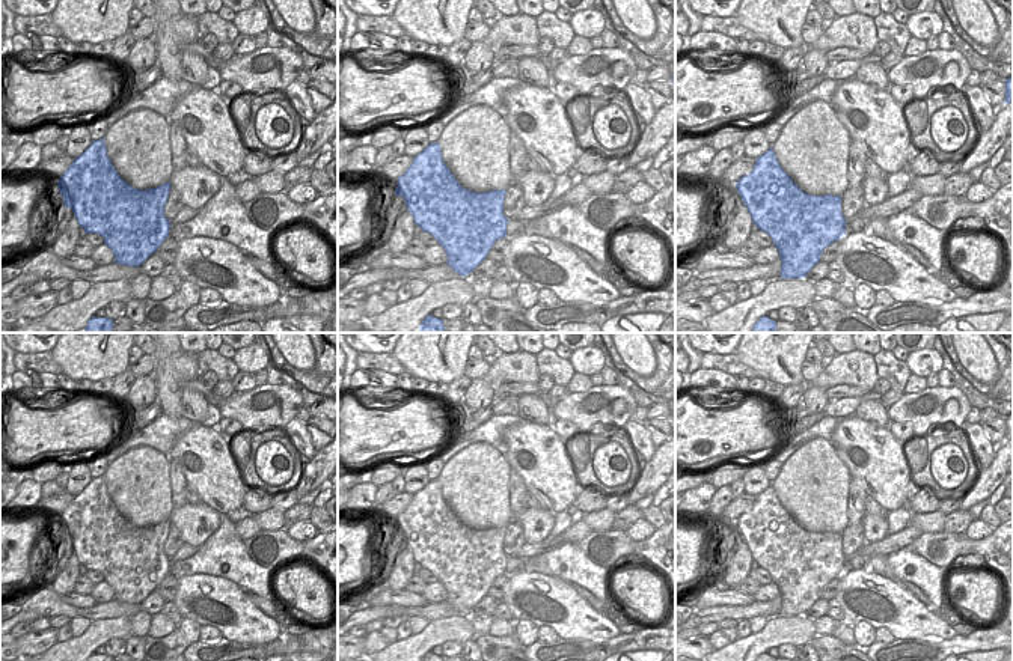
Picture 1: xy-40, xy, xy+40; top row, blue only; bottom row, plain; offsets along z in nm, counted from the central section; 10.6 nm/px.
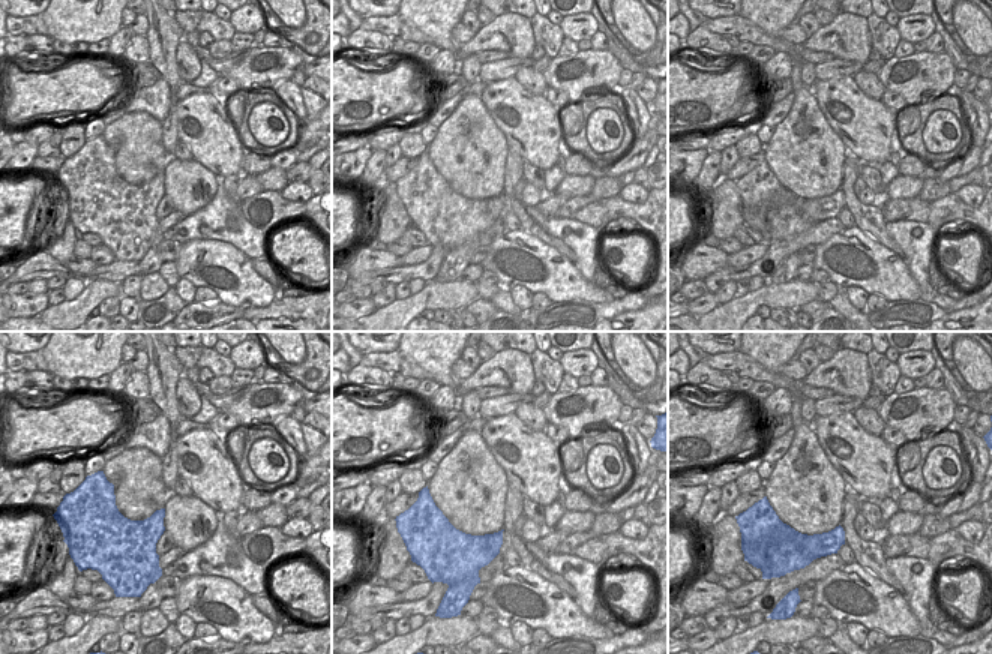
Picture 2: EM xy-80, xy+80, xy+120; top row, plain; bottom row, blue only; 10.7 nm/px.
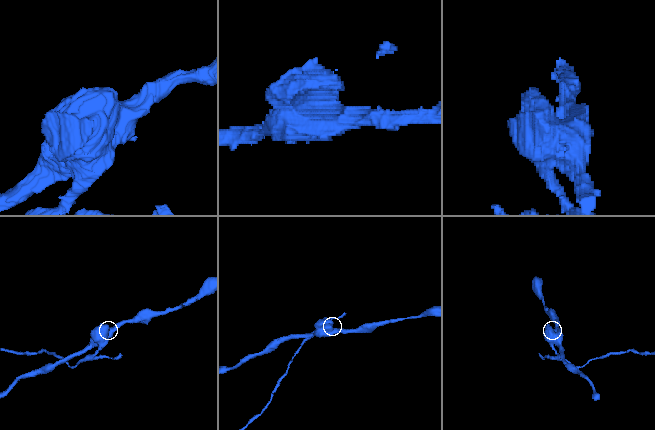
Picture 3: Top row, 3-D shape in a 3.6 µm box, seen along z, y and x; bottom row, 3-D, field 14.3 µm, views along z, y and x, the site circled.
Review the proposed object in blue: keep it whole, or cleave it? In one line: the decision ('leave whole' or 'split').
split

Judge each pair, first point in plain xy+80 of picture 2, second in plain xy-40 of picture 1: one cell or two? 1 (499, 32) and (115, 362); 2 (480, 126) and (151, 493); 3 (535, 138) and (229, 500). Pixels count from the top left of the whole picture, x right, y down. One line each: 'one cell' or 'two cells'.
1: one cell
2: one cell
3: one cell

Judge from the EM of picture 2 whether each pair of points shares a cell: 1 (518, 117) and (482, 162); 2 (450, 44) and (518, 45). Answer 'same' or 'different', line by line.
1: different
2: same

